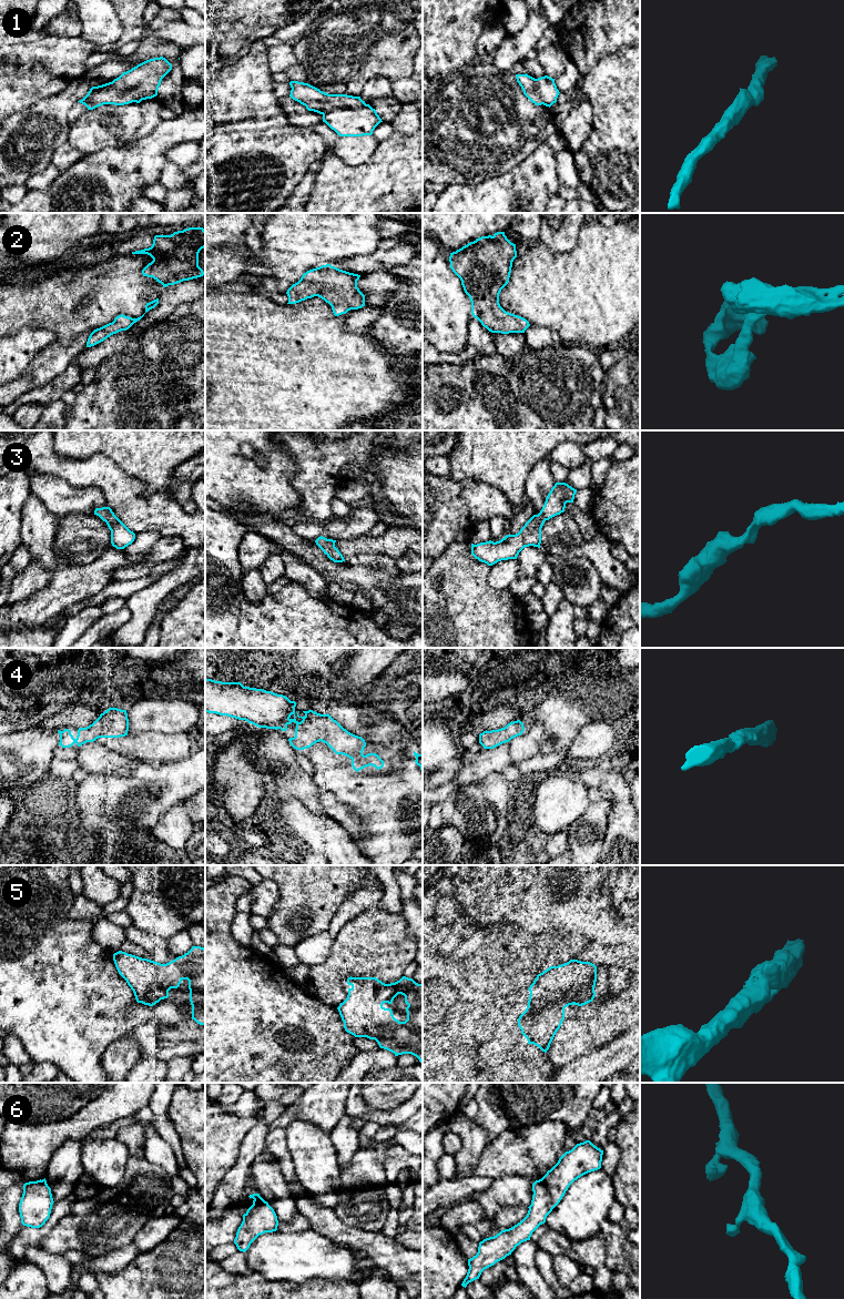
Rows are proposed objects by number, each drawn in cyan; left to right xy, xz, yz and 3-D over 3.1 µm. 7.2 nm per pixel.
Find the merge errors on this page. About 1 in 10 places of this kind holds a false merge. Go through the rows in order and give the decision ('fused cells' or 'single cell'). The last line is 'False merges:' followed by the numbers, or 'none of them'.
1: single cell
2: single cell
3: single cell
4: single cell
5: single cell
6: single cell
False merges: none of them

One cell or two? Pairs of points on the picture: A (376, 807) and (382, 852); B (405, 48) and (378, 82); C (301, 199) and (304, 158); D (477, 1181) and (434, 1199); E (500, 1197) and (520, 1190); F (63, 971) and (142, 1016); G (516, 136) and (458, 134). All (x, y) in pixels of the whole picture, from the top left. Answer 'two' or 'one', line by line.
A: one
B: two
C: two
D: one
E: one
F: one
G: one

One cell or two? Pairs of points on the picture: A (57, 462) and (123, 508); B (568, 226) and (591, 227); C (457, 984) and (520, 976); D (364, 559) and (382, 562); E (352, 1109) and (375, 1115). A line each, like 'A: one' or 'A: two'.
A: one
B: two
C: two
D: one
E: one

